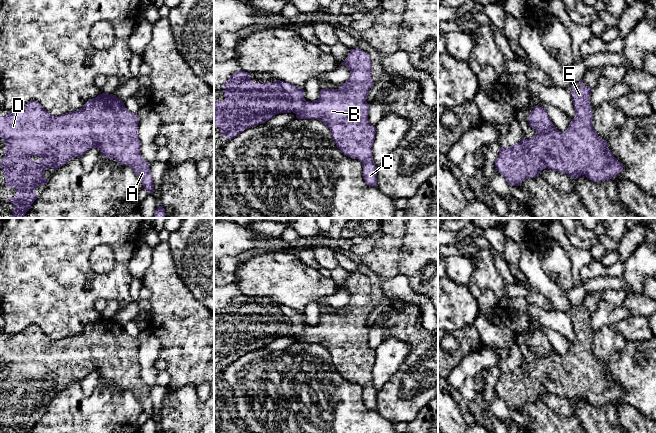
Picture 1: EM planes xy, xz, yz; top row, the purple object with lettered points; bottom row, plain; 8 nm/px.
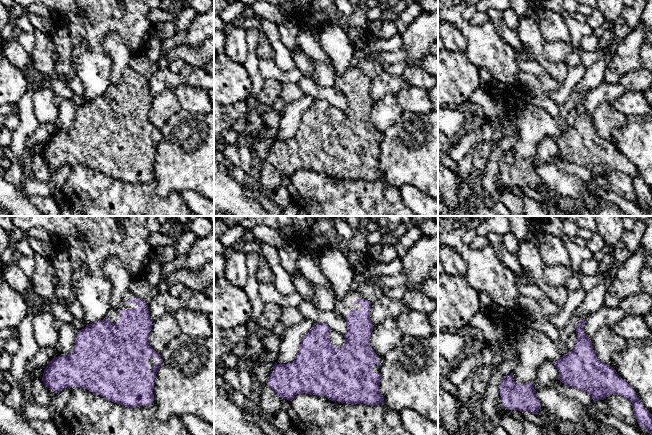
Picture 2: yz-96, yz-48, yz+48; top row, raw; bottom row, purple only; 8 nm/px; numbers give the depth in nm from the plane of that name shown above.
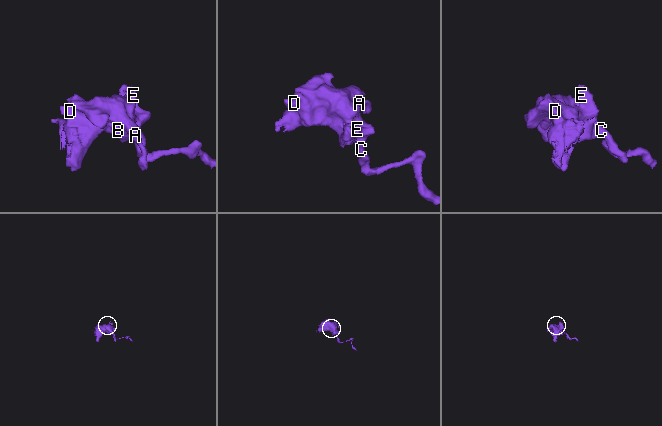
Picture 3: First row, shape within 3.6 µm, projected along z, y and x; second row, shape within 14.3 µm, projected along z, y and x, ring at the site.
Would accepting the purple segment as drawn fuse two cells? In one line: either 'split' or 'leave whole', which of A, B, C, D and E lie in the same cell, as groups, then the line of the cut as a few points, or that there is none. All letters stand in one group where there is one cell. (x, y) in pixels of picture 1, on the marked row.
leave whole; groups A B C D E; cut none

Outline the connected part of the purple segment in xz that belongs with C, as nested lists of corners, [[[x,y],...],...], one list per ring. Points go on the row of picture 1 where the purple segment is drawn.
[[[356,48],[350,50],[347,59],[340,65],[346,66],[350,70],[351,77],[339,89],[321,89],[319,97],[316,101],[306,101],[304,98],[304,89],[275,80],[273,83],[253,83],[250,73],[243,70],[235,72],[226,83],[221,87],[225,89],[225,100],[215,101],[214,119],[215,125],[220,128],[220,135],[227,139],[233,139],[244,130],[264,124],[273,116],[279,113],[295,113],[297,119],[317,119],[322,121],[331,131],[332,138],[337,148],[347,157],[358,159],[363,166],[363,178],[368,186],[377,187],[377,168],[373,161],[372,146],[375,140],[376,127],[372,126],[368,121],[369,104],[366,99],[368,91],[374,85],[371,77],[373,69],[370,56],[363,50]]]

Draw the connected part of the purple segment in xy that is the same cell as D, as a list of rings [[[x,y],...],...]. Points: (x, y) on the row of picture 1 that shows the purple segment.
[[[104,93],[87,101],[80,110],[59,116],[51,115],[41,103],[33,100],[20,109],[0,116],[0,136],[5,144],[0,167],[8,188],[16,189],[15,197],[7,198],[14,208],[13,215],[8,218],[24,218],[39,197],[35,193],[36,187],[49,181],[44,178],[46,169],[52,167],[55,171],[72,158],[82,157],[92,148],[97,148],[106,158],[114,158],[120,165],[131,167],[140,178],[143,188],[153,195],[150,163],[143,159],[140,152],[138,123],[138,114],[131,113],[115,95]]]

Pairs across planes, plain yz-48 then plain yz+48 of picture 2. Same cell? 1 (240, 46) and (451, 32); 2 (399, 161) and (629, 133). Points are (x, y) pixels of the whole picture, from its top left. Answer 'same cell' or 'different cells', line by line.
1: same cell
2: same cell

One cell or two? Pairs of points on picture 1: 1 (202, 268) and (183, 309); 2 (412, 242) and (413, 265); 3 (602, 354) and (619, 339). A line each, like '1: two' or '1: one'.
1: two
2: one
3: one

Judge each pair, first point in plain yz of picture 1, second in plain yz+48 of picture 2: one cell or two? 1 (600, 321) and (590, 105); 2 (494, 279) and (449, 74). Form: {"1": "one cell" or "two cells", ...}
{"1": "one cell", "2": "two cells"}

